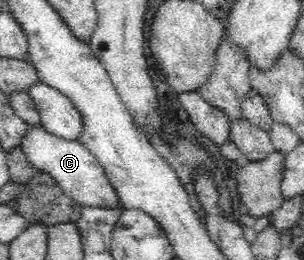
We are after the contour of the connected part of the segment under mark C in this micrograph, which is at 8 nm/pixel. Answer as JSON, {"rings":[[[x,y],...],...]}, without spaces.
{"rings":[[[31,127],[22,138],[21,148],[28,156],[28,161],[39,171],[50,174],[62,188],[64,194],[76,201],[81,206],[98,207],[98,208],[117,208],[122,206],[122,201],[116,189],[107,178],[104,167],[90,153],[89,149],[79,140],[68,141],[51,135],[43,127]]]}

